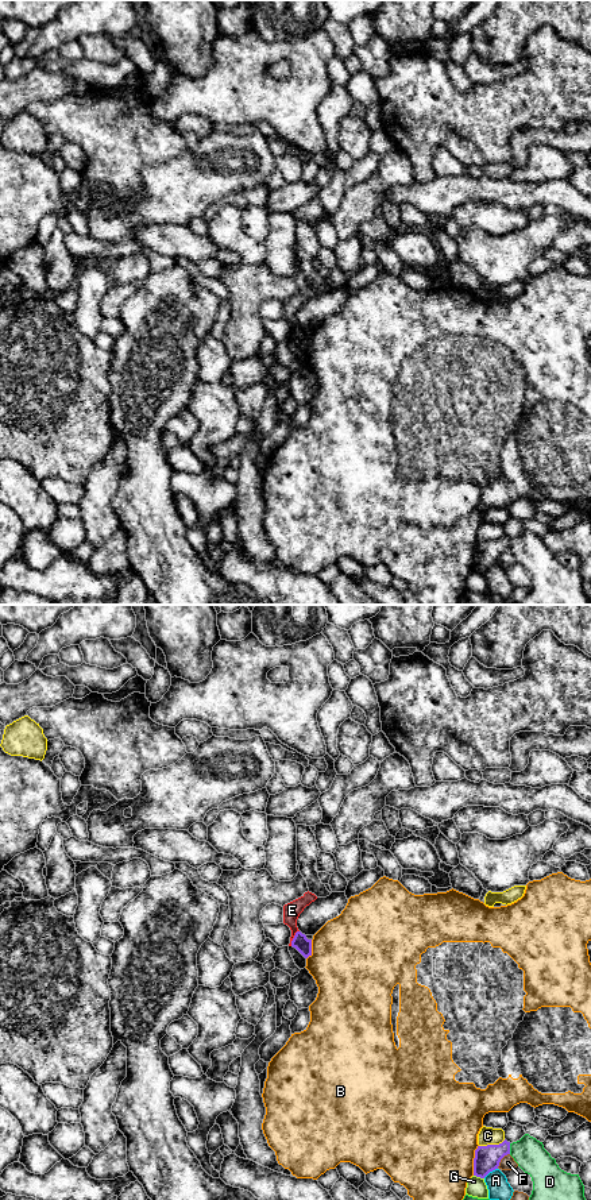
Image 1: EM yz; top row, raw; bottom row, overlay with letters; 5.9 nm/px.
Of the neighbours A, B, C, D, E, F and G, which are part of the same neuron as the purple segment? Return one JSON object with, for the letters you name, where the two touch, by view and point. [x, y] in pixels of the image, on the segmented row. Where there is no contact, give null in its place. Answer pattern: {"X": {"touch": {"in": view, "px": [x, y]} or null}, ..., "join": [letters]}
{"join": []}

